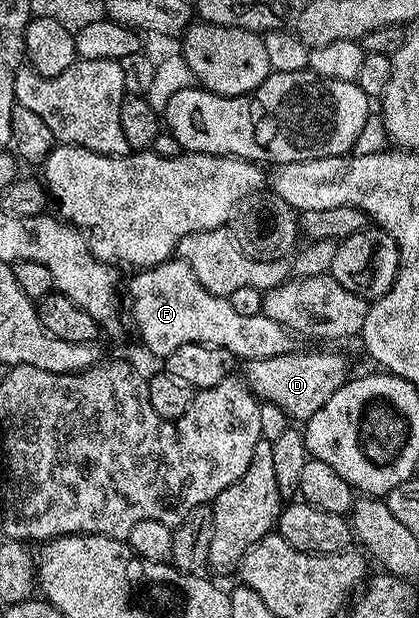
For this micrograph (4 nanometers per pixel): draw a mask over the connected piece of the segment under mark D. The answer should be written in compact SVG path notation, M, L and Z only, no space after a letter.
M312 350L309 354L279 354L269 358L250 358L243 363L242 377L246 385L256 395L261 403L269 402L282 412L286 412L289 419L307 420L342 388L350 377L348 362L340 354L331 354L328 350Z

